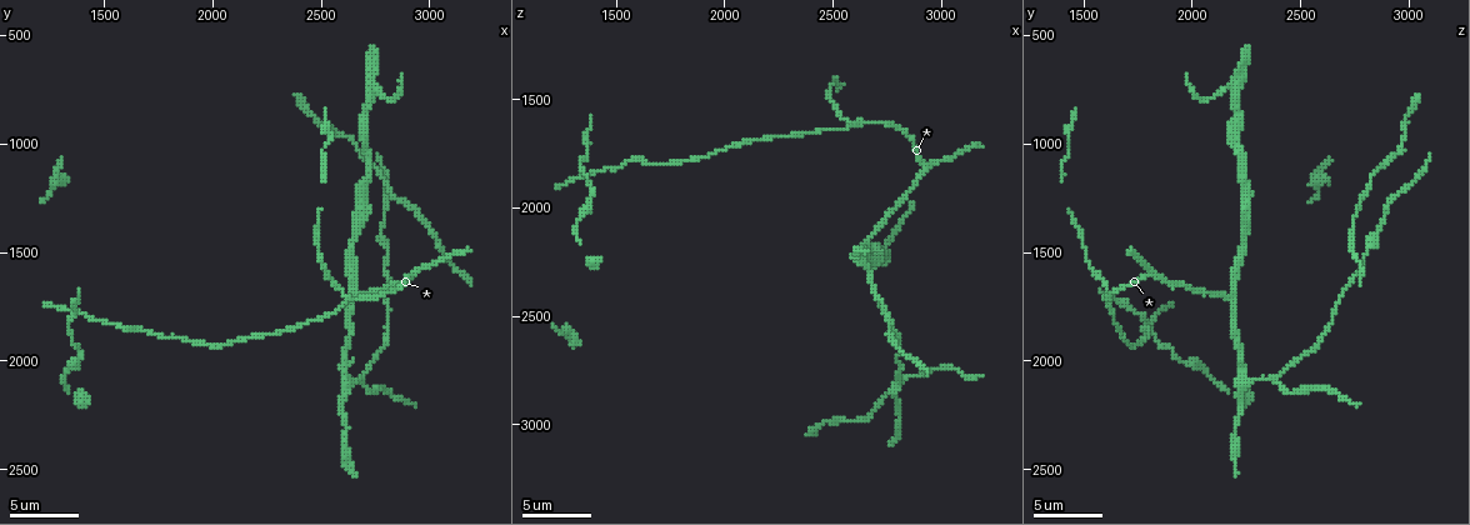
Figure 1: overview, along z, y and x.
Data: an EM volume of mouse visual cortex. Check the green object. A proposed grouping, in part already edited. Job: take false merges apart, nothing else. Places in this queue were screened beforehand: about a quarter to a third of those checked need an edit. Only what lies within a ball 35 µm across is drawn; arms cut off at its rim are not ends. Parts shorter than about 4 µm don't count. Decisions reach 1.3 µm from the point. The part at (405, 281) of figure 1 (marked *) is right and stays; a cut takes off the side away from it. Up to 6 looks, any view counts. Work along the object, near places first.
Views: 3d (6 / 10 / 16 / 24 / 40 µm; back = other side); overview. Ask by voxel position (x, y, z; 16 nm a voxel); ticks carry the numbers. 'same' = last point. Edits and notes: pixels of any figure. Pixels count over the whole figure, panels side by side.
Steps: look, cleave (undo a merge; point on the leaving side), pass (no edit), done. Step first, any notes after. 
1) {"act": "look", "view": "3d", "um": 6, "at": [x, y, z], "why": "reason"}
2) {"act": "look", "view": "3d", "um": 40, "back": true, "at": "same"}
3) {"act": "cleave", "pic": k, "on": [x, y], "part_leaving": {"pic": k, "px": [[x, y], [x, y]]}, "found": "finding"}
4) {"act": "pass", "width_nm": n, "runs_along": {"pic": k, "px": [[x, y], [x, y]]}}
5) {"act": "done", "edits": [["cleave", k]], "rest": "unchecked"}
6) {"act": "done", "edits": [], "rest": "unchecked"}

{"act": "look", "view": "3d", "um": 10, "at": [2950, 1590, 1800], "why": "three arms meet"}

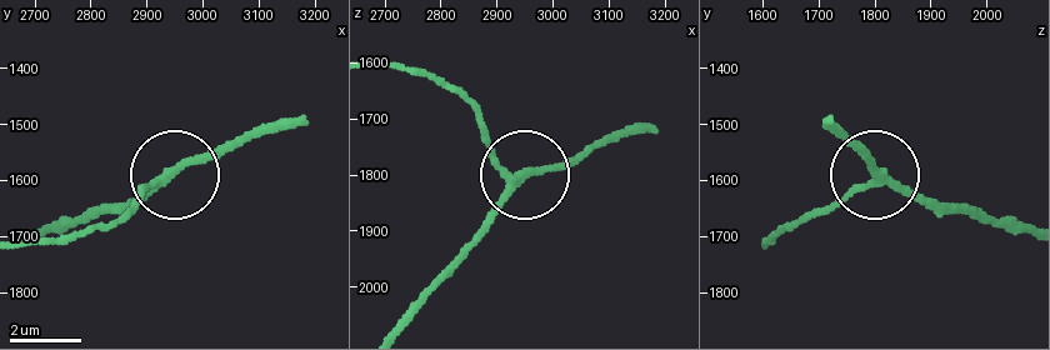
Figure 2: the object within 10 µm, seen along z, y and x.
{"act": "pass", "runs_along": {"pic": 2, "px": [[140, 201], [175, 171], [244, 141]]}, "found": "continuous, no second neuron"}

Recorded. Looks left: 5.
{"act": "look", "view": "3d", "um": 10, "at": [2630, 1700, 2190], "why": "three arms meet"}

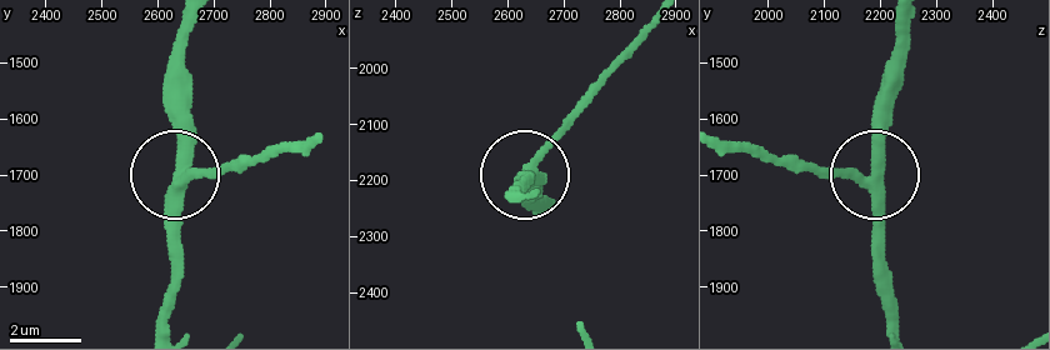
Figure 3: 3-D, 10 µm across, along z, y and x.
{"act": "look", "view": "3d", "um": 10, "back": true, "at": [2635, 1705, 2195], "why": "from behind"}

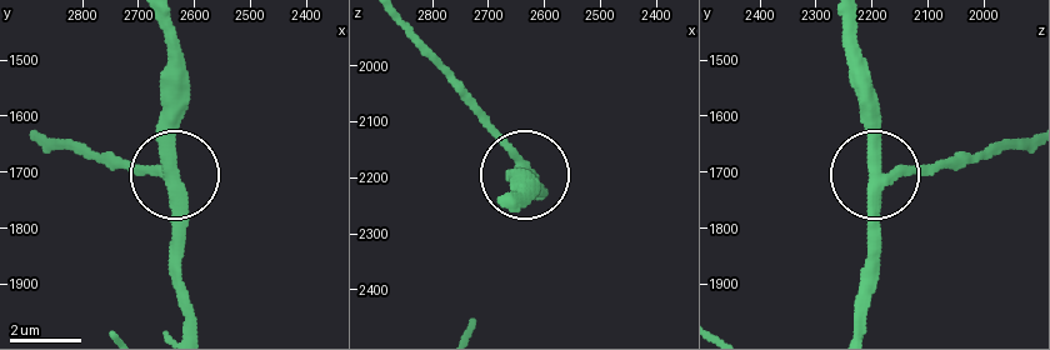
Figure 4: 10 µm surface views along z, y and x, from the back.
{"act": "pass", "runs_along": {"pic": 4, "px": [[1024, 140], [880, 173], [871, 164], [871, 86]]}, "found": "continuous, no second neuron"}

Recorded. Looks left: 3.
{"act": "look", "view": "3d", "um": 16, "at": [2650, 2100, 2270]}

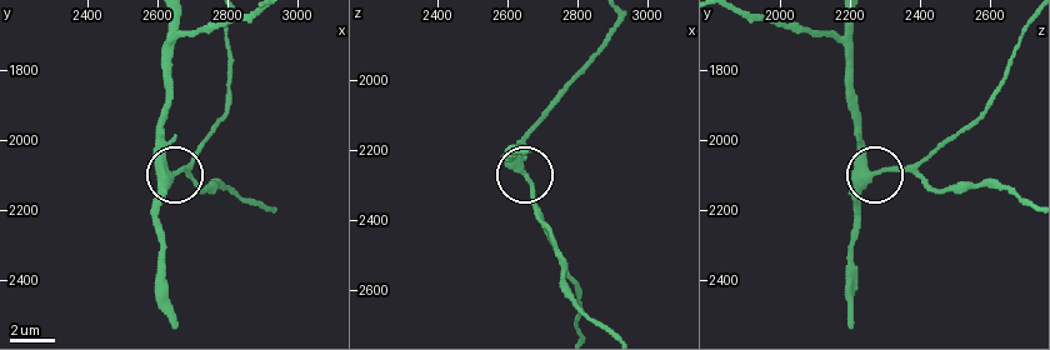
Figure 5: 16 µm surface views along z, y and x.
{"act": "pass", "runs_along": {"pic": 5, "px": [[230, 20], [170, 46], [171, 181], [158, 218]]}, "found": "continuous, no second neuron"}

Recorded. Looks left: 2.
{"act": "done", "edits": [], "rest": "unchecked"}

